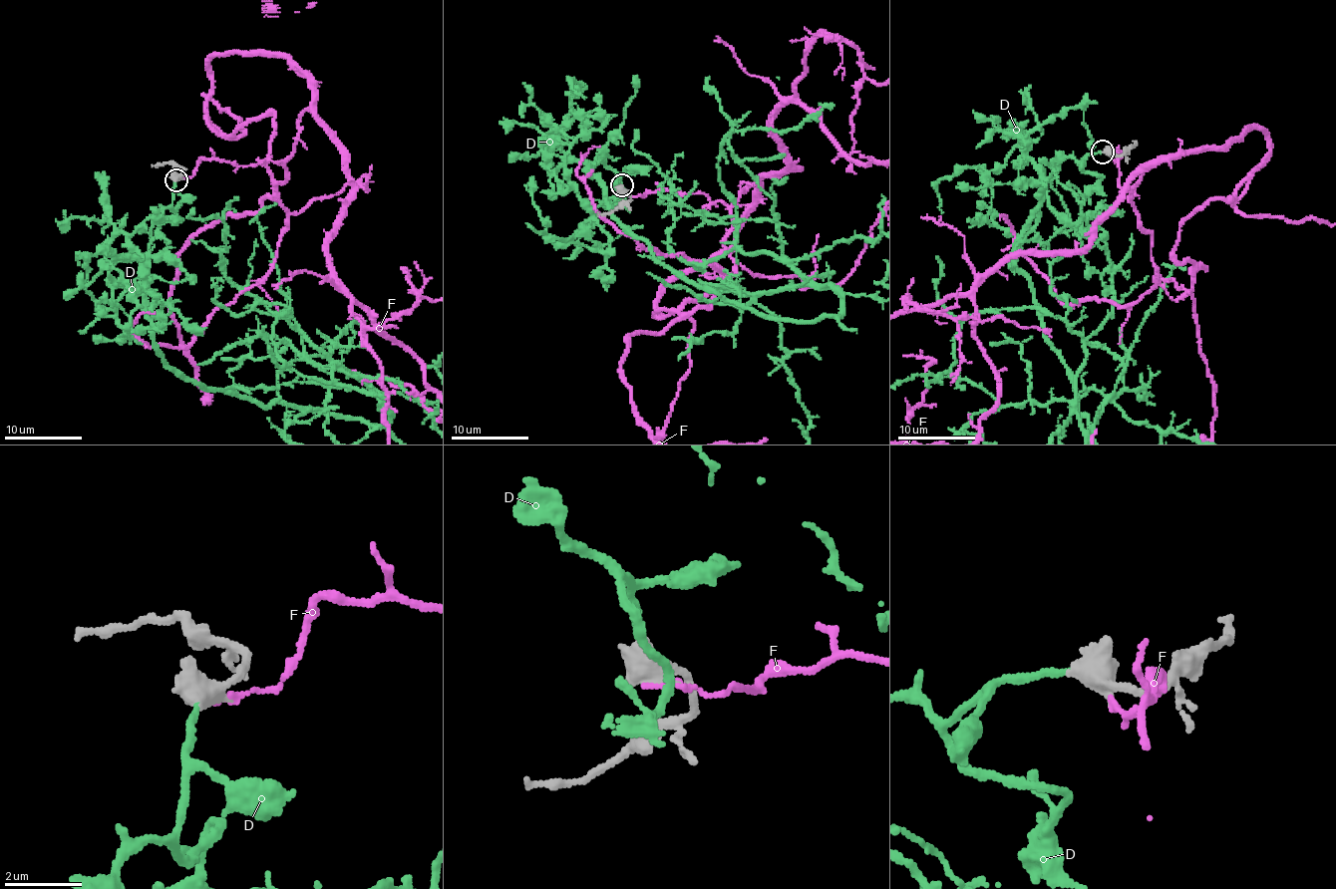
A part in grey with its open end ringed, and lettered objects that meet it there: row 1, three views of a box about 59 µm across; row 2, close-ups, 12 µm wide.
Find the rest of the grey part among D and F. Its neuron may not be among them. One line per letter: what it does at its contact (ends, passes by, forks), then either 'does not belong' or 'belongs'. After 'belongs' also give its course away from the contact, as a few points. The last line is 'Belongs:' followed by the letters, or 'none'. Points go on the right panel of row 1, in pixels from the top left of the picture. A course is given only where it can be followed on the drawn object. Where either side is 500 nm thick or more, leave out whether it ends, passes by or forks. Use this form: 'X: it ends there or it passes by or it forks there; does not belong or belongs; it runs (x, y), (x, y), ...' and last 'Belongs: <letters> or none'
D: it ends there; belongs
F: it ends there; does not belong
Belongs: D

